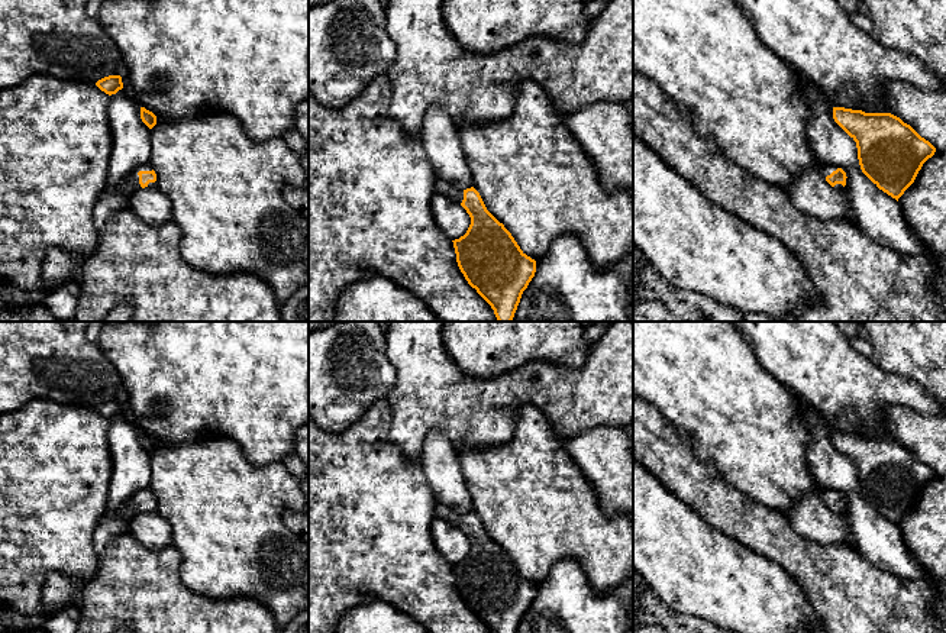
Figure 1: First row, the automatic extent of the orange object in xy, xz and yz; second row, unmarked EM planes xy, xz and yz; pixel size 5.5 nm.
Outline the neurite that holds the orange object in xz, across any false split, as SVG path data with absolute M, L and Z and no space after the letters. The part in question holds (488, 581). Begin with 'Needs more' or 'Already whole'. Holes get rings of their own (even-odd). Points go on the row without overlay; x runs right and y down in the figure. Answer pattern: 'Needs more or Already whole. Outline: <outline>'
Needs more. Outline: M436 501L435 517L455 524L471 542L466 558L452 565L458 591L468 608L477 614L491 633L517 633L523 616L535 601L536 585L520 574L504 549L487 535L480 517L474 511L461 514Z

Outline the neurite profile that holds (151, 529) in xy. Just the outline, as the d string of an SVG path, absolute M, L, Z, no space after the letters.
M138 513L129 521L129 533L151 550L161 550L172 545L172 530L158 513Z

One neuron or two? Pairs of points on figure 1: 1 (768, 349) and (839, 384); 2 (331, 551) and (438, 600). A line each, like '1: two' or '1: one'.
1: one
2: one

